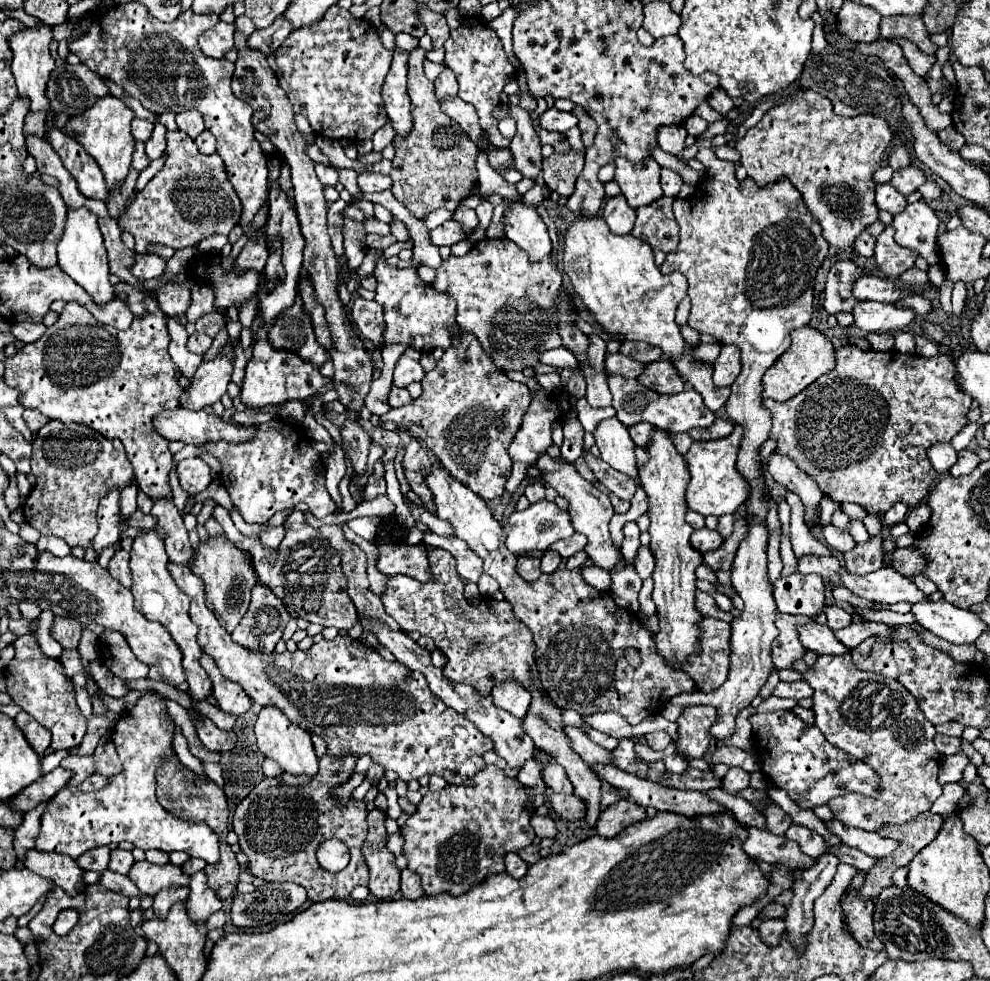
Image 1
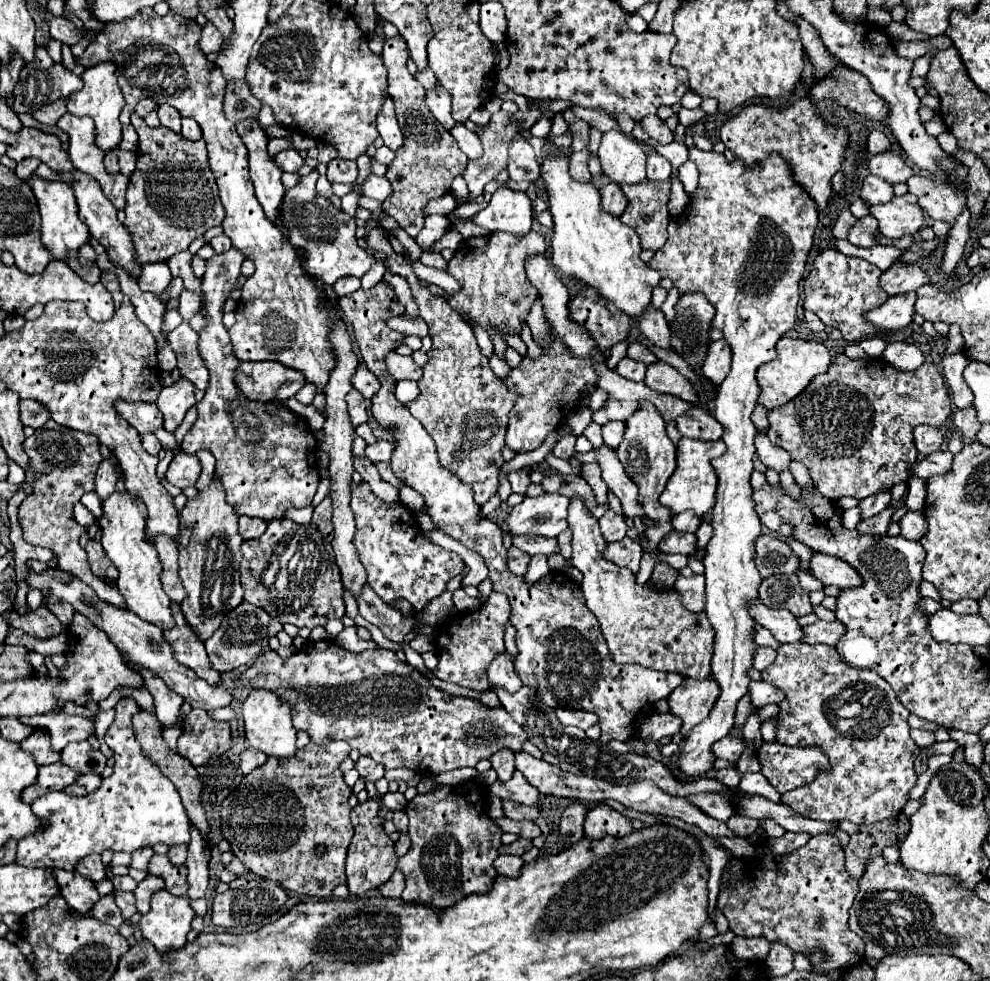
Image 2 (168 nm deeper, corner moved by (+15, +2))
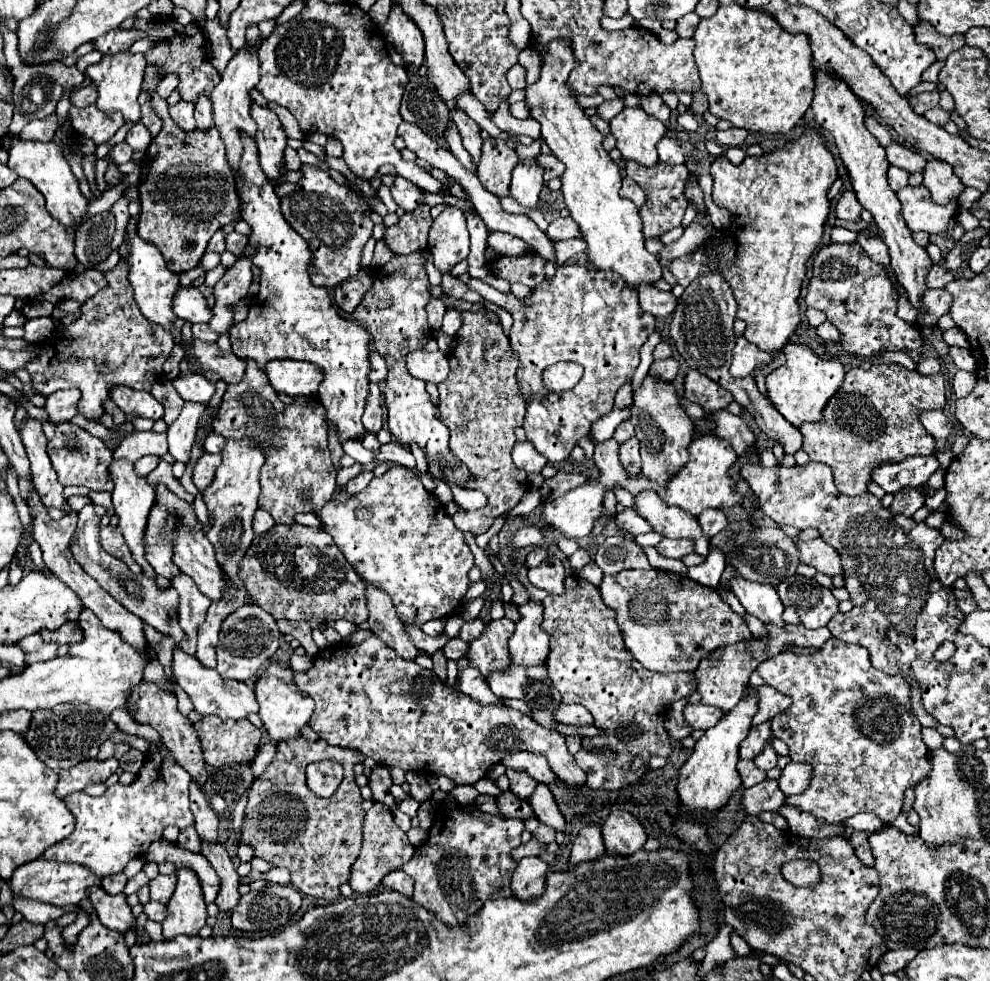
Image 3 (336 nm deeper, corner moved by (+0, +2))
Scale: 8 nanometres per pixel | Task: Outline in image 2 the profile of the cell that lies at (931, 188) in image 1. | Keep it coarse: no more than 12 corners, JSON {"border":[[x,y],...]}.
{"border":[[916,173],[908,191],[932,219],[954,223],[966,205],[952,183]]}

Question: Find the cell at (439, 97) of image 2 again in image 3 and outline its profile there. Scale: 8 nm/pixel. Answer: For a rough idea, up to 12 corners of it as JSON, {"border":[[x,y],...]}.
{"border":[[459,107],[451,121],[459,129],[463,147],[477,163],[483,139],[479,125]]}

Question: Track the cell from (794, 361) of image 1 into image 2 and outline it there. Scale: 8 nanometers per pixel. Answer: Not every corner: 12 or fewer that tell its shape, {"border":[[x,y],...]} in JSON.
{"border":[[782,337],[760,365],[758,403],[792,401],[832,361],[824,343]]}

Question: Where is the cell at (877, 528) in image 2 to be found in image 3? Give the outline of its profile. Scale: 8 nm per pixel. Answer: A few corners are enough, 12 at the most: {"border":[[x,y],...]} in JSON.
{"border":[[903,489],[895,495],[891,511],[903,517],[923,507],[919,489]]}

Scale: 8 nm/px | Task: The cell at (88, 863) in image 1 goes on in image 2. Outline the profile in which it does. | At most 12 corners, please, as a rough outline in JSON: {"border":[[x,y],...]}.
{"border":[[100,855],[82,859],[76,871],[88,879],[106,879]]}

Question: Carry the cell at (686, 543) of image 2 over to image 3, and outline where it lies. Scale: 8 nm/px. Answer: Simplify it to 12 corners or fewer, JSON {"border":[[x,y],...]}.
{"border":[[663,539],[657,551],[663,557],[683,559],[695,551],[691,539]]}

